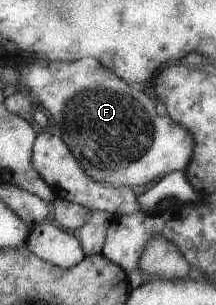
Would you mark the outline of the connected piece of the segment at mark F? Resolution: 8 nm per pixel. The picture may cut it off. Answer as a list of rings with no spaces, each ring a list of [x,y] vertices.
[[[85,58],[71,64],[33,59],[29,63],[21,63],[18,74],[19,81],[28,87],[39,106],[43,106],[53,118],[53,128],[57,126],[57,130],[61,132],[61,140],[71,156],[95,182],[113,188],[137,188],[157,176],[165,176],[175,170],[183,171],[187,166],[196,139],[183,126],[171,122],[169,116],[157,116],[155,104],[139,88],[129,88],[111,70],[103,68],[95,58]]]

